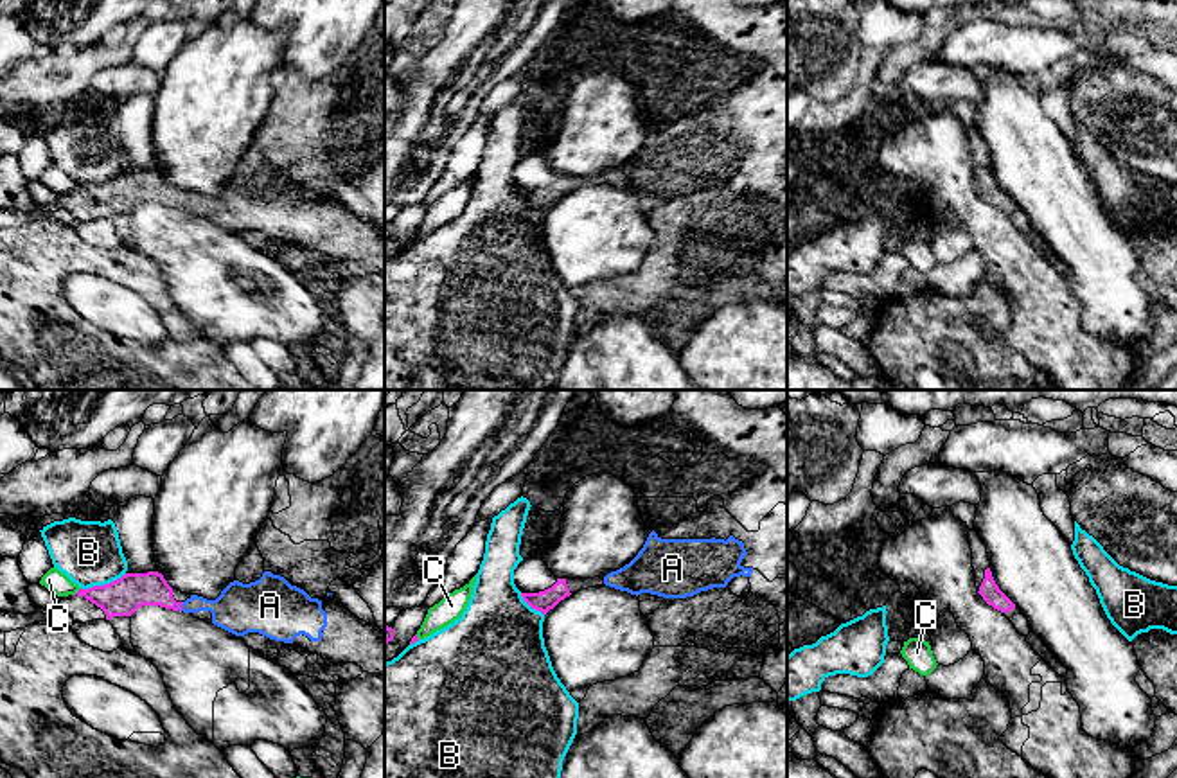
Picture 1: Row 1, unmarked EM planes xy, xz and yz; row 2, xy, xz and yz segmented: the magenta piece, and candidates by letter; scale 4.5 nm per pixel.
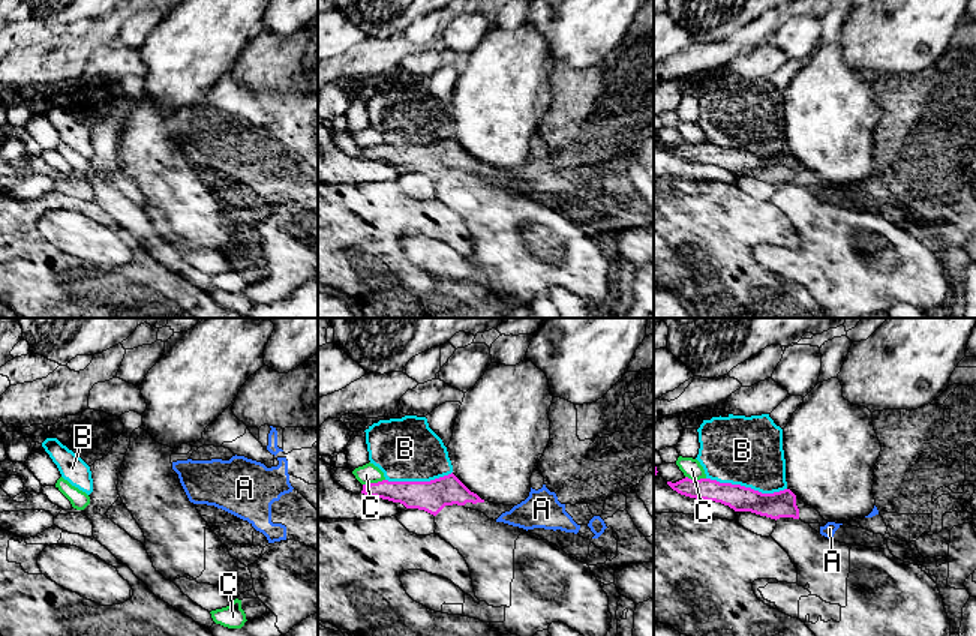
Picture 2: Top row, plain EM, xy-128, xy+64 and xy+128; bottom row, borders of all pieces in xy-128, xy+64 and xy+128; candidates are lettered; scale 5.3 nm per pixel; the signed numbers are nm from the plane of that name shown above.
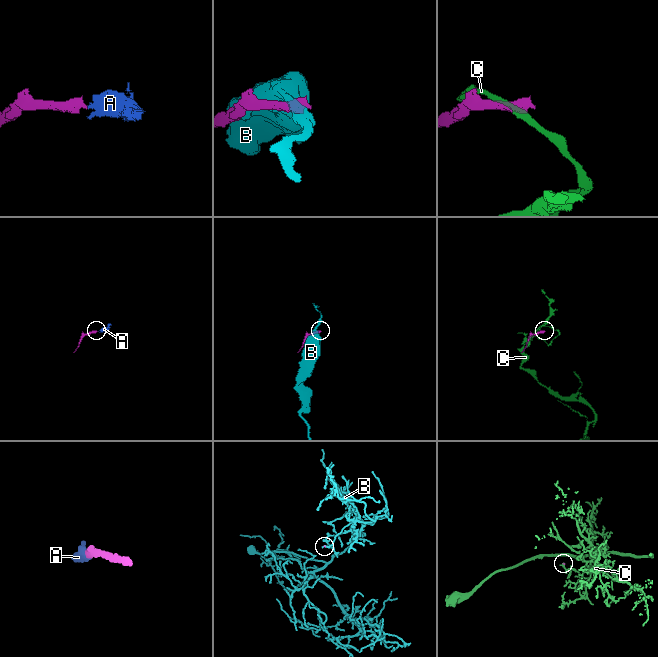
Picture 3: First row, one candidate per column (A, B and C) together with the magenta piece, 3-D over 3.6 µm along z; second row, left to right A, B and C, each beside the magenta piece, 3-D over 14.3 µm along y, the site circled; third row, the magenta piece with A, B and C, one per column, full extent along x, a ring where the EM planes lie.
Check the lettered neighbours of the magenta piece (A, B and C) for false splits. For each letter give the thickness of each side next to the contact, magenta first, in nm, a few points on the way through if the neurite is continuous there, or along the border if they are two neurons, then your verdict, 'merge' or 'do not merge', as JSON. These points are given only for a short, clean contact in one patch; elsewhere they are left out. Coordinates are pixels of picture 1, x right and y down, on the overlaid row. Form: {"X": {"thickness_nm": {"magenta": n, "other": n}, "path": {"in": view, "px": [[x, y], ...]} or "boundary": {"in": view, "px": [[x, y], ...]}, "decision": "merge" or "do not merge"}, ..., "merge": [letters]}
{"A": {"thickness_nm": {"magenta": 160, "other": 200}, "path": {"in": "xy", "px": [[133, 590], [159, 592], [180, 606], [236, 610]]}, "decision": "merge"}, "B": {"thickness_nm": {"magenta": 170, "other": 280}, "decision": "do not merge"}, "C": {"thickness_nm": {"magenta": 170, "other": 100}, "boundary": {"in": "xy", "px": [[81, 588], [74, 593]]}, "decision": "do not merge"}, "merge": ["A"]}

